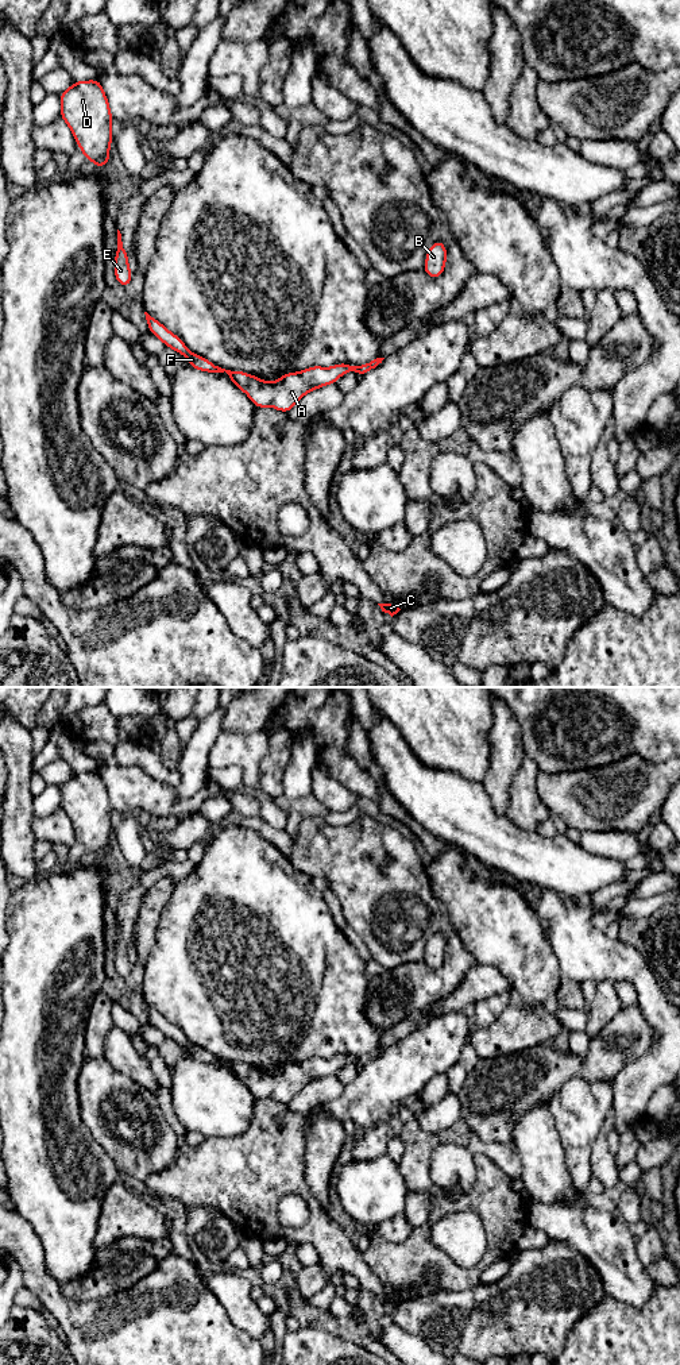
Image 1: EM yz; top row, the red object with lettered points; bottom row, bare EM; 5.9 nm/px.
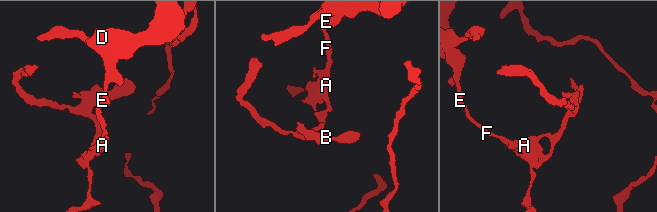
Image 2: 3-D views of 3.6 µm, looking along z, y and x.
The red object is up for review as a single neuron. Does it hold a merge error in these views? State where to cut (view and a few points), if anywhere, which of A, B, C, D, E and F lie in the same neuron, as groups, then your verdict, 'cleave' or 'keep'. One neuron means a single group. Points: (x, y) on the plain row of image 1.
yz (358, 1059), (359, 1064) | A C D E F / B | cleave

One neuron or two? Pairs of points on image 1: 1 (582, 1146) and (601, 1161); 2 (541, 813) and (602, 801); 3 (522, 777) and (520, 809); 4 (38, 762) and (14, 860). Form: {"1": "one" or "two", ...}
{"1": "two", "2": "two", "3": "one", "4": "two"}

